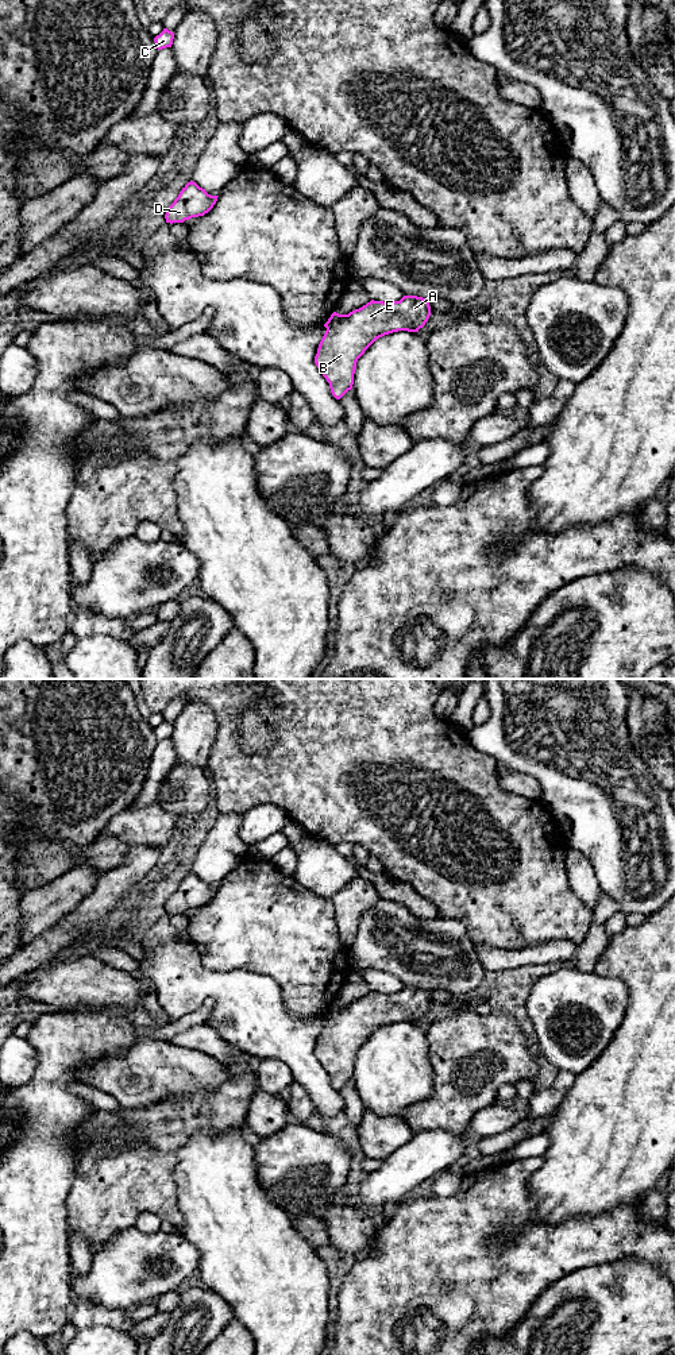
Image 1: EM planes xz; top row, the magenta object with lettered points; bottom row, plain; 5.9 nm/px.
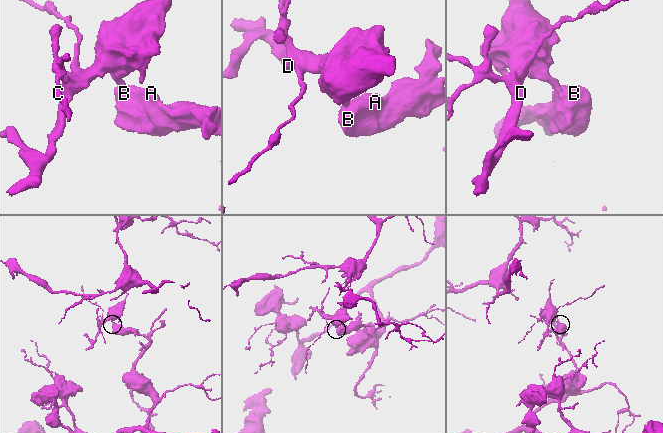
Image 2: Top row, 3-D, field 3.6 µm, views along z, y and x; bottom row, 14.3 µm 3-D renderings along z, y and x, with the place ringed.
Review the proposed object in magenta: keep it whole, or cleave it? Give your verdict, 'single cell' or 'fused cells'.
fused cells

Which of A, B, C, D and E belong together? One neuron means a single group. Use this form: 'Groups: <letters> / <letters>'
Groups: A B E / C D

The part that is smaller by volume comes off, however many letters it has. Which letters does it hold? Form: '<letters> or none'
C, D

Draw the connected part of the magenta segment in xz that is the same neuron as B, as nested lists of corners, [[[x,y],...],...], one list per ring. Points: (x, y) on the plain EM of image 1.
[[[404,987],[400,992],[371,991],[348,1005],[331,1007],[315,1047],[315,1054],[340,1090],[354,1076],[358,1050],[379,1028],[398,1023],[418,1023],[431,1007],[429,992]]]

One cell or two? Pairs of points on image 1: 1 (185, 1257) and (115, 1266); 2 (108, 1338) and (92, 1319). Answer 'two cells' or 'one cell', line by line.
1: one cell
2: two cells

